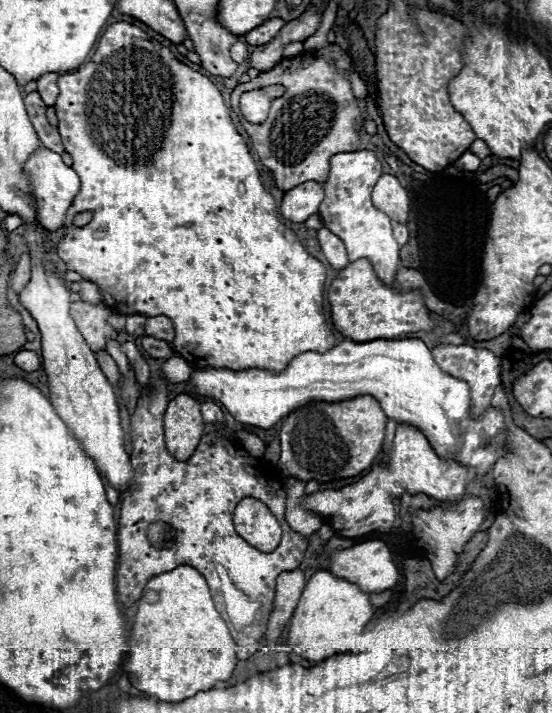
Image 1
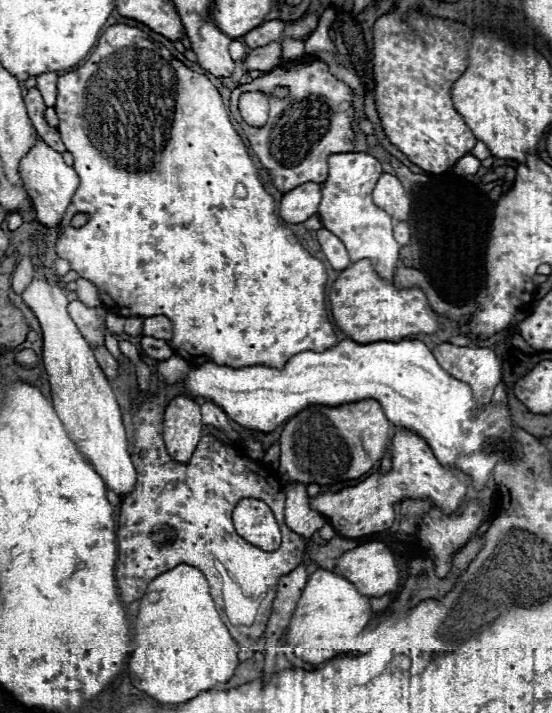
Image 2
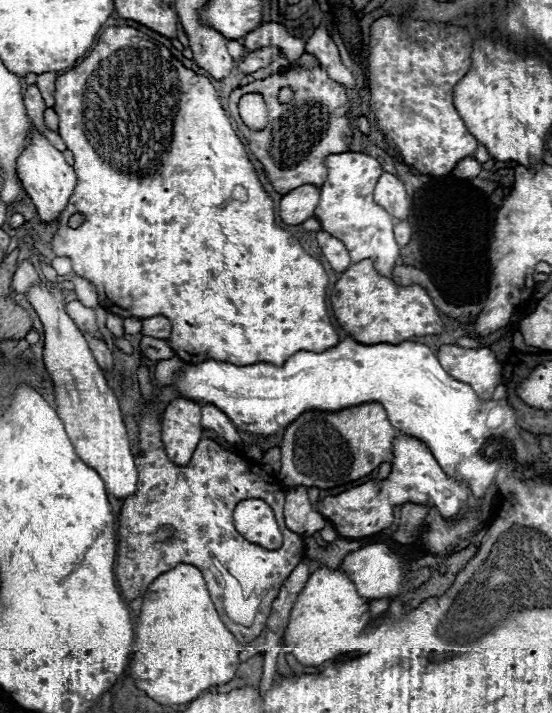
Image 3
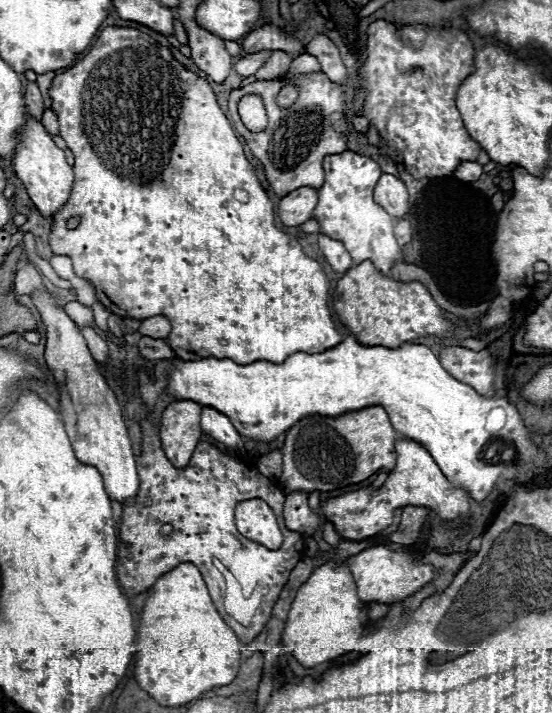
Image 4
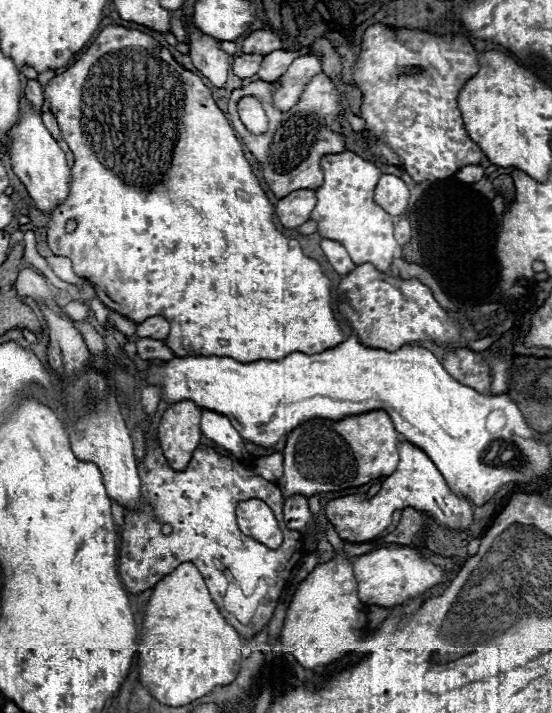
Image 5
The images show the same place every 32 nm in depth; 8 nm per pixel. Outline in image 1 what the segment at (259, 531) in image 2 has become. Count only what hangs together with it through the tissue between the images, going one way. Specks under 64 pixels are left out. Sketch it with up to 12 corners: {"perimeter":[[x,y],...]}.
{"perimeter":[[254,498],[234,510],[236,532],[260,552],[280,544],[282,528]]}

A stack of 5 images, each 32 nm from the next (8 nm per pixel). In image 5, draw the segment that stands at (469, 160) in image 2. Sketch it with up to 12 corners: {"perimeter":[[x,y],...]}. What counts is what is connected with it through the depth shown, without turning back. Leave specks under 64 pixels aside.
{"perimeter":[[466,164],[456,172],[460,182],[478,182],[484,168],[478,164]]}

